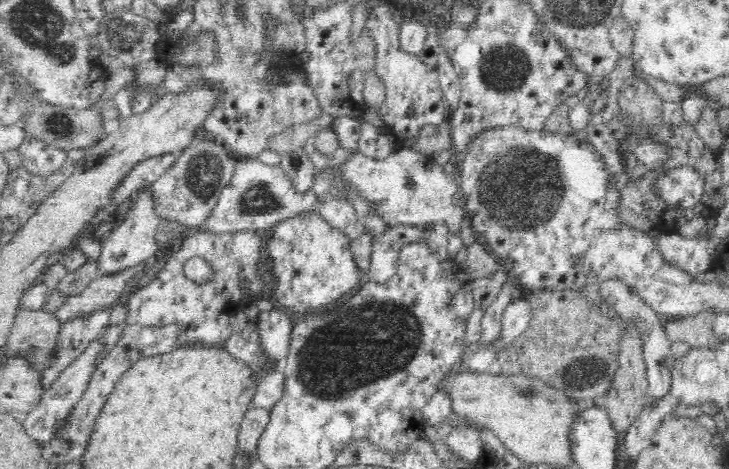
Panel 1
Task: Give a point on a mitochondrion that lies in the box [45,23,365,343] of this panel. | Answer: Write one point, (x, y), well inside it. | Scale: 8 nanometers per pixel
(202, 175)

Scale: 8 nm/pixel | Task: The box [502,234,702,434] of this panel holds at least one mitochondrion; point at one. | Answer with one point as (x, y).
(591, 374)

